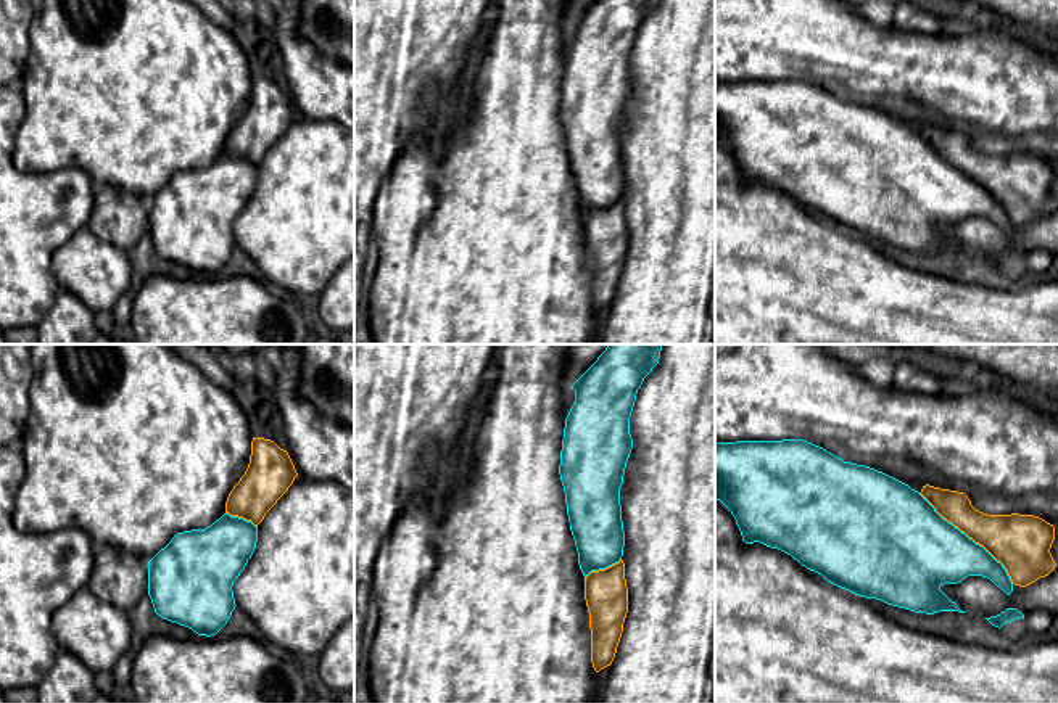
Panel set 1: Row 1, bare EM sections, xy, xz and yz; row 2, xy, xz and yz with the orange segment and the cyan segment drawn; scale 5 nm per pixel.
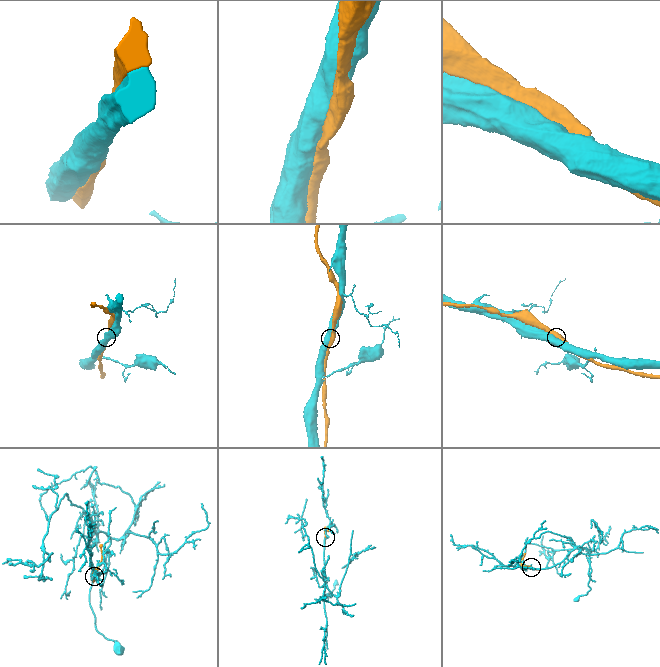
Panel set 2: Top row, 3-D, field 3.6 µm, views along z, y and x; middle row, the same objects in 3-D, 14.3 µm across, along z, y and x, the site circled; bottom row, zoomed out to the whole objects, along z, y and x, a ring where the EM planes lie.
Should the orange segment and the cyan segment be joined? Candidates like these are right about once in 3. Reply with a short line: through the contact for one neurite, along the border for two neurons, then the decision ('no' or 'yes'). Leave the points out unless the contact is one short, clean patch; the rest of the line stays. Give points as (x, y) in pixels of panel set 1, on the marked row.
no

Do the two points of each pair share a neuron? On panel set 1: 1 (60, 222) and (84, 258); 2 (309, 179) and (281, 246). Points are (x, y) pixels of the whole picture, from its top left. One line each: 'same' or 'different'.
1: different
2: same

